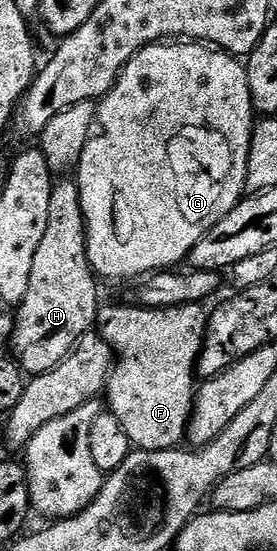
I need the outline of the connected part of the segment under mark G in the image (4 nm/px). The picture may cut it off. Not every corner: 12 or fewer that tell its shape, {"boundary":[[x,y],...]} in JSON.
{"boundary":[[148,45],[78,166],[97,278],[187,262],[242,200],[243,60]]}

